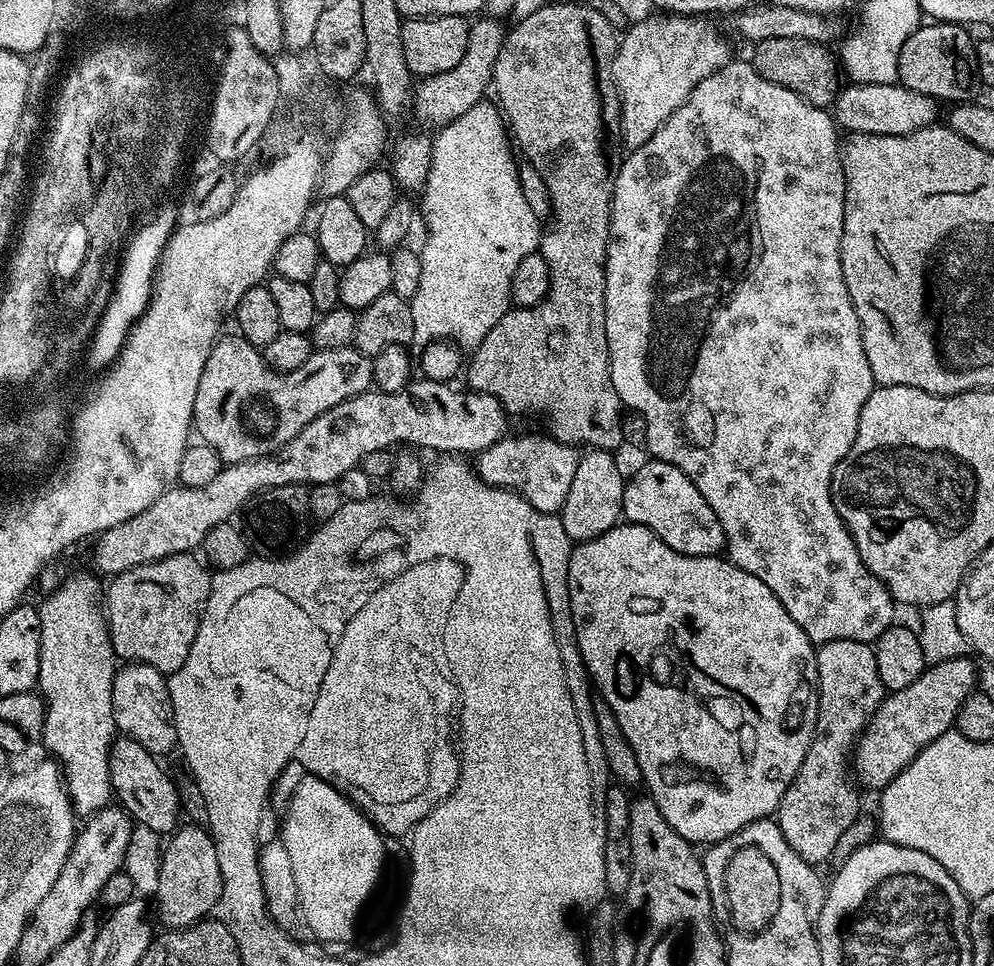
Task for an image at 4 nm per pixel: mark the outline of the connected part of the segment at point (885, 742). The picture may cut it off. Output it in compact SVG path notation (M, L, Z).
M959 656L954 660L943 660L941 664L925 667L918 682L910 682L910 686L906 686L906 690L888 692L878 706L878 710L868 719L864 732L856 742L854 755L850 761L855 779L861 785L864 783L868 788L883 790L903 768L910 766L910 762L914 762L914 758L922 749L930 746L930 742L934 742L934 738L950 731L955 725L958 710L962 710L962 702L966 702L966 698L977 691L977 688L977 665L974 666L968 661L968 658Z

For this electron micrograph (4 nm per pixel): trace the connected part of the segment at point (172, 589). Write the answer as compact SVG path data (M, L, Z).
M186 552L174 554L149 564L139 564L111 577L109 584L112 585L106 588L108 633L112 639L112 649L121 661L149 664L165 674L177 672L182 662L186 662L186 654L190 654L190 646L198 634L200 615L204 613L204 604L212 585L209 569L194 557Z

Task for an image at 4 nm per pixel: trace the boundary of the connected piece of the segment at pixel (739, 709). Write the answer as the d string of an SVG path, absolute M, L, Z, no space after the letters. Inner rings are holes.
M621 522L606 530L606 534L593 540L579 541L573 547L568 563L568 593L576 644L591 683L599 699L608 703L610 710L614 710L614 718L618 718L622 734L626 734L638 757L643 787L658 806L662 818L666 818L666 822L670 822L670 826L674 826L674 830L678 830L678 834L682 834L682 838L689 840L692 845L711 846L753 824L755 820L771 817L779 809L780 799L798 774L802 758L806 758L816 725L820 693L816 669L817 645L805 634L802 626L798 626L798 622L786 614L786 606L774 598L774 590L770 590L766 582L754 578L754 574L746 574L746 570L734 566L727 558L678 554L678 550L670 550L670 546L666 546L666 542L662 542L654 530Z

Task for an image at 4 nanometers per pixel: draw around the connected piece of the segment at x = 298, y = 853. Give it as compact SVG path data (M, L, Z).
M313 778L307 779L296 793L296 804L292 804L283 838L288 840L292 864L296 864L296 876L300 876L300 892L304 892L304 912L308 912L307 931L312 931L320 940L328 940L327 943L332 946L340 941L353 939L358 932L356 923L360 920L360 911L367 906L372 891L374 896L386 876L386 849L375 824L365 813L359 812L351 800L343 796L333 784L319 784L318 778Z

